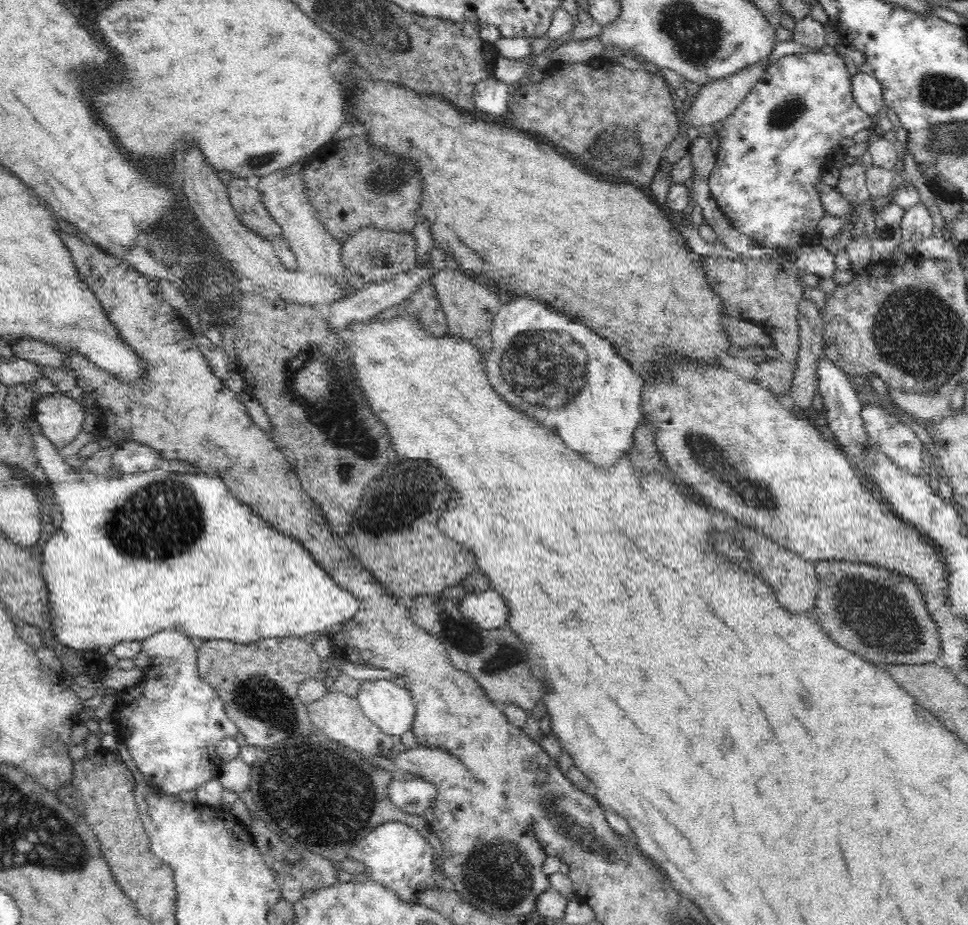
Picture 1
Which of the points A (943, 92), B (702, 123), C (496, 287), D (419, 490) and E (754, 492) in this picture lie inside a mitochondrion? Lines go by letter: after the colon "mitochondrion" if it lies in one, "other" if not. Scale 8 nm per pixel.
A: mitochondrion
B: other
C: other
D: mitochondrion
E: mitochondrion

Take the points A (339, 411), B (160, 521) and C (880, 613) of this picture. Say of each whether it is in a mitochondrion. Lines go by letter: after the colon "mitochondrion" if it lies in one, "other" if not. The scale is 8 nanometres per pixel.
A: mitochondrion
B: mitochondrion
C: mitochondrion

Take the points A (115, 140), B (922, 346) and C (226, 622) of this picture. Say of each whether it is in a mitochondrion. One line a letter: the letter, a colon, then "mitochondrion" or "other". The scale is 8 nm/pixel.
A: other
B: mitochondrion
C: other

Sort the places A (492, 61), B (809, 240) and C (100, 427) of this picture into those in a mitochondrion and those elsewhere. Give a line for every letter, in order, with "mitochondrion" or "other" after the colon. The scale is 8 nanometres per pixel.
A: other
B: other
C: other

